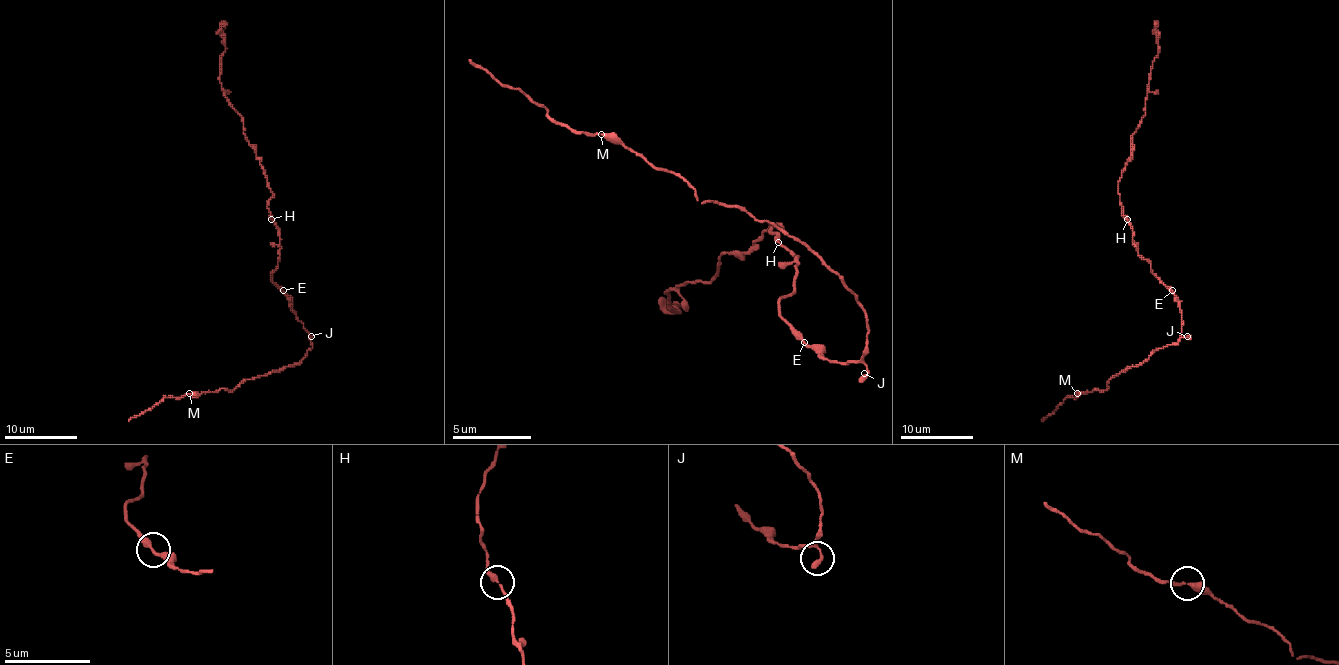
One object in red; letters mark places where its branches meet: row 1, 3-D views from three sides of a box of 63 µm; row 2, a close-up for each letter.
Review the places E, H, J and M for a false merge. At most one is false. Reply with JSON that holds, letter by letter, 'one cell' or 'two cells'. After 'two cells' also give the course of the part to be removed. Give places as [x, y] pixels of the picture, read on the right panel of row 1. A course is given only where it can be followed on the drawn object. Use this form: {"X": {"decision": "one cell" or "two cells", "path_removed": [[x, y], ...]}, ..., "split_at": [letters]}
{"E": {"decision": "one cell"}, "H": {"decision": "one cell"}, "J": {"decision": "one cell"}, "M": {"decision": "one cell"}, "split_at": []}

